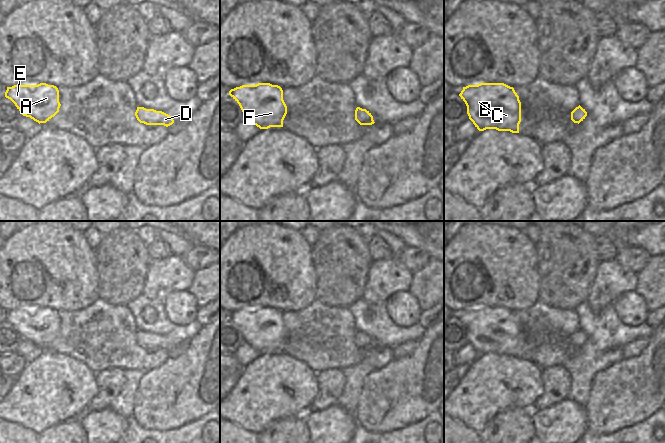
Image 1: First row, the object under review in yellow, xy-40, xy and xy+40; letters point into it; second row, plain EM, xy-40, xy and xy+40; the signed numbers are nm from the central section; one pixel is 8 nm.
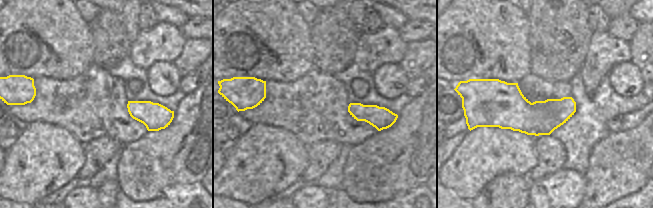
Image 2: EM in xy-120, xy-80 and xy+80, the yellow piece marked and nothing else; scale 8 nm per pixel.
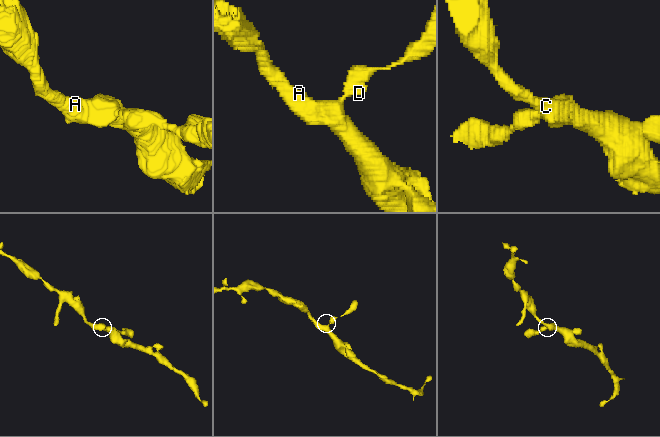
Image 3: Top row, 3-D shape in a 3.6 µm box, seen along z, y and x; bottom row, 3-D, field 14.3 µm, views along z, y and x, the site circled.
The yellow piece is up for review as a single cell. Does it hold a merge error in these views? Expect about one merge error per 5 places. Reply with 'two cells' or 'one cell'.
one cell

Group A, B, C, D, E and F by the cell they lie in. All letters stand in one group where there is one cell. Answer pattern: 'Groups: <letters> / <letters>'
Groups: A B C D E F

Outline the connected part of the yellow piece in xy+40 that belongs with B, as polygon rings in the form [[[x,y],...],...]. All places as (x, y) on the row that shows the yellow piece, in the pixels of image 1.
[[[480,83],[463,87],[459,96],[479,131],[496,129],[519,133],[521,102],[513,87],[504,83]]]

